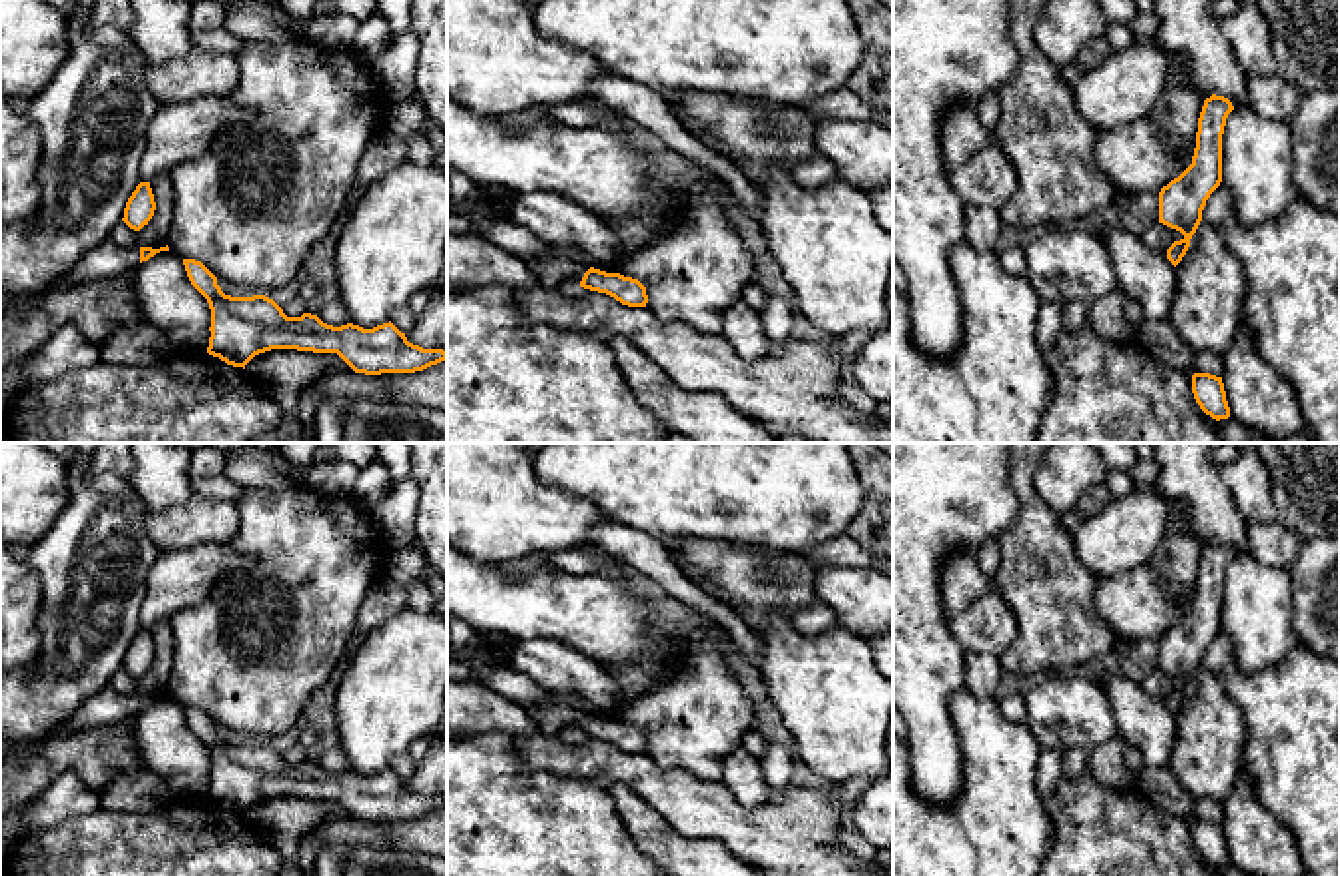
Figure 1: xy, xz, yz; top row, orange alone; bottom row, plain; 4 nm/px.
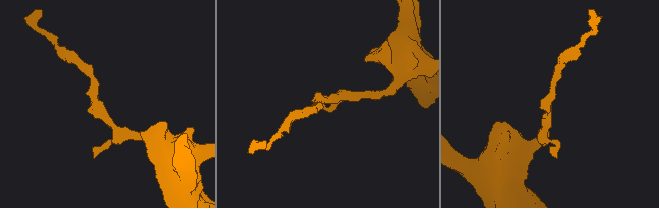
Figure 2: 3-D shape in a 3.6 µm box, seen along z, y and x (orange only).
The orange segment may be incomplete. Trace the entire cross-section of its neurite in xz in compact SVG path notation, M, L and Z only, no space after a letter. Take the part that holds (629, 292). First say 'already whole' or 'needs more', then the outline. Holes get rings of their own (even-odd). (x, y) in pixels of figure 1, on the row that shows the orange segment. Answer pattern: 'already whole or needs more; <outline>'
needs more; M532 257L526 261L546 289L572 283L606 293L628 307L646 307L648 303L646 287L638 279L606 273L564 257Z

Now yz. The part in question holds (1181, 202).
already whole; M1212 94L1204 100L1192 164L1159 192L1159 223L1184 235L1167 249L1167 259L1174 267L1190 247L1206 200L1222 182L1222 134L1232 110L1232 102L1224 96Z

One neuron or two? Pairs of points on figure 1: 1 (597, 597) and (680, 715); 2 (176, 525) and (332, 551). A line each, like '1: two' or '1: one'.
1: two
2: two

